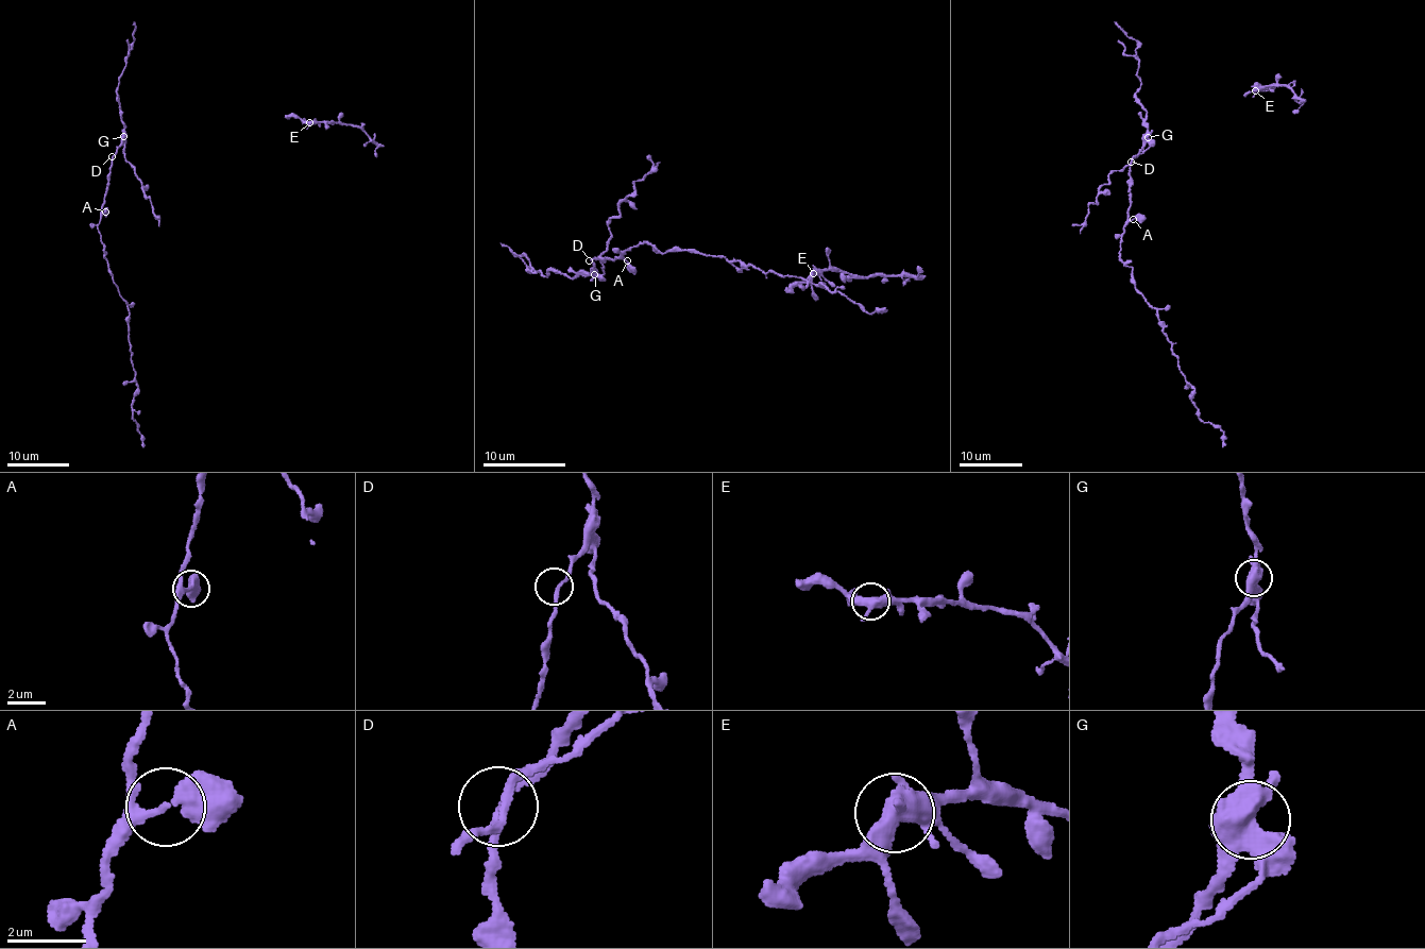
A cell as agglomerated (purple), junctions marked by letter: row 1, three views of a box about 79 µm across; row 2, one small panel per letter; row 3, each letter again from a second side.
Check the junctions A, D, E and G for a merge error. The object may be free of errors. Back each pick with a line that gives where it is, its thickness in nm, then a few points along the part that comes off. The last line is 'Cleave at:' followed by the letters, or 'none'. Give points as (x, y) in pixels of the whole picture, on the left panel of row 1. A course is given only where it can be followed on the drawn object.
G: (123, 136) | 500 nm | (123, 137), (124, 158), (134, 166), (143, 192), (158, 217)
Cleave at: G

